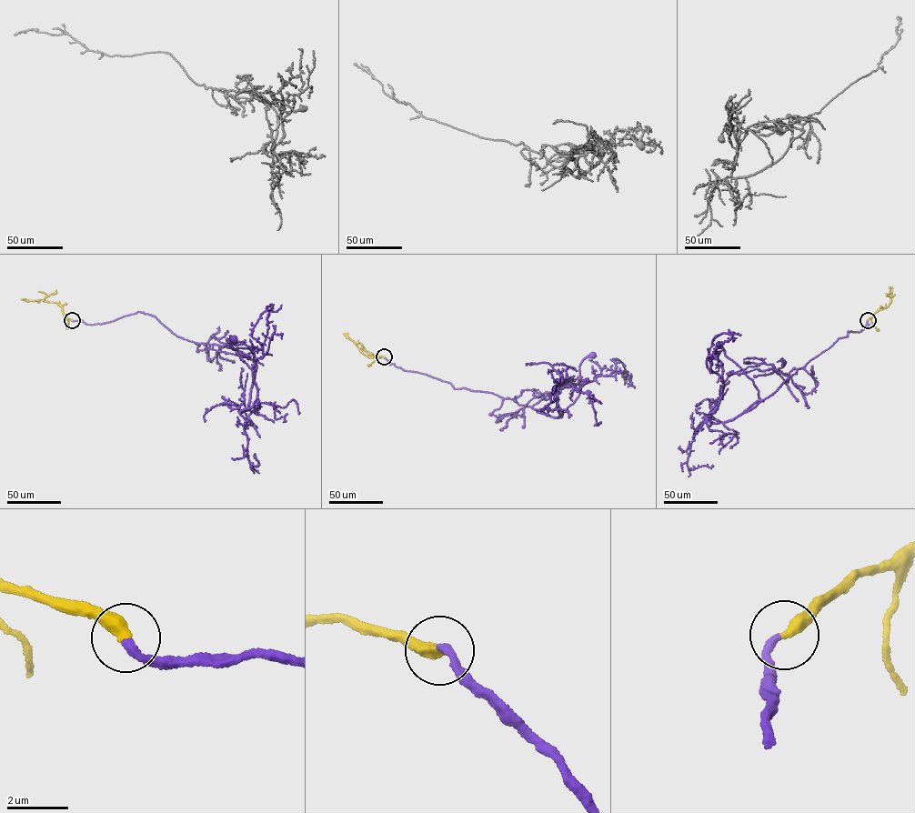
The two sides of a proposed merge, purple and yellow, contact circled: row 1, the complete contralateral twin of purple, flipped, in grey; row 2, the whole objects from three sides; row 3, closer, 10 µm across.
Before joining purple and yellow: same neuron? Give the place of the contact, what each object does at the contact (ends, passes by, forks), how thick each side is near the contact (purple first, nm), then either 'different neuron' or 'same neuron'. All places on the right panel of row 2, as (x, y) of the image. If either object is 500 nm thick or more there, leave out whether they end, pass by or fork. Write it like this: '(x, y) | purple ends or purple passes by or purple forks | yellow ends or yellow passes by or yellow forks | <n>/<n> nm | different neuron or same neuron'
(868, 320) | purple ends | yellow ends | 260/400 nm | same neuron

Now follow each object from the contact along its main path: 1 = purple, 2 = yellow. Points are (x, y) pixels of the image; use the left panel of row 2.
1: (72, 320), (155, 316), (184, 339), (246, 355), (256, 366), (251, 388), (255, 353), (233, 349), (234, 338)
2: (72, 320), (63, 315), (57, 304), (21, 299)

